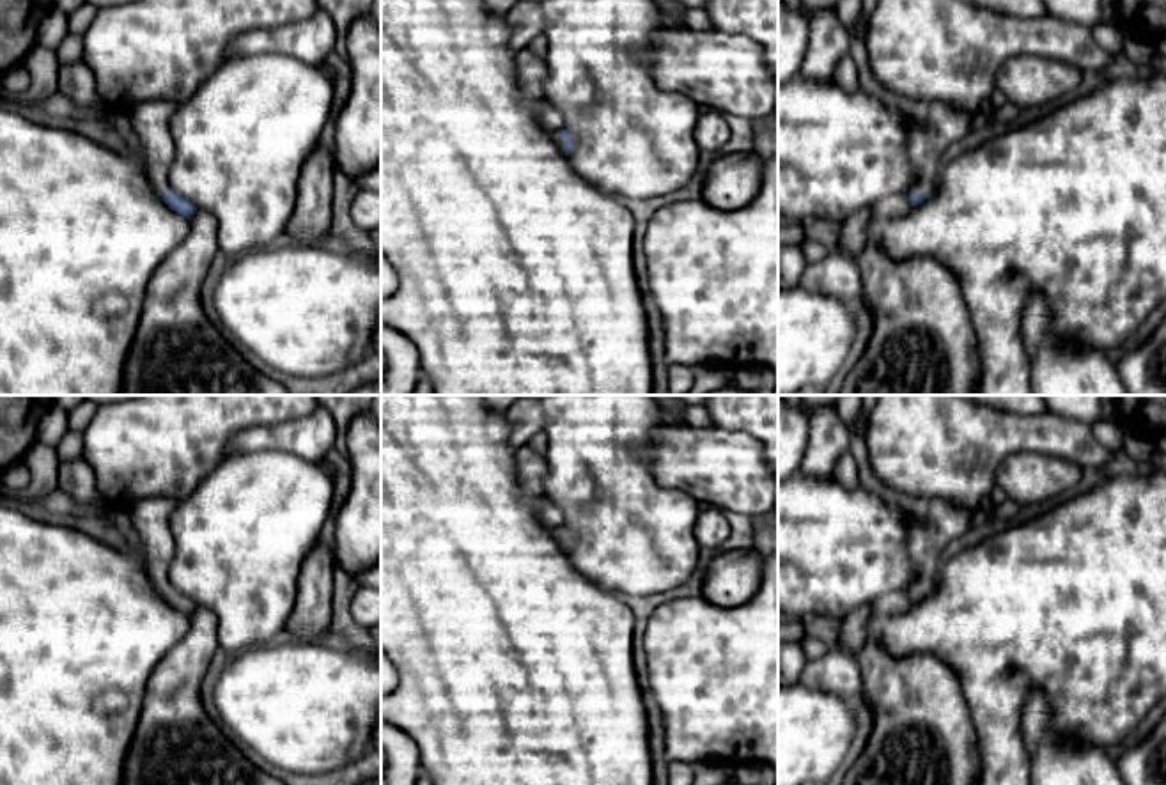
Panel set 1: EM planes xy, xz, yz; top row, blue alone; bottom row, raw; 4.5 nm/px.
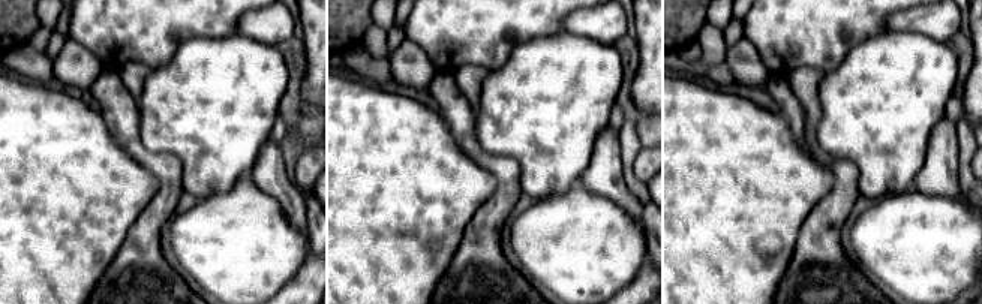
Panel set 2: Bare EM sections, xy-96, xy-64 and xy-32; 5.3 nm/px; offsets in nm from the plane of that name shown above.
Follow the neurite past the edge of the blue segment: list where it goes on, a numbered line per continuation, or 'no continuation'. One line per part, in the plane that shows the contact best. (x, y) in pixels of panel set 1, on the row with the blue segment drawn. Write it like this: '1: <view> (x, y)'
1: yz (934, 124)

